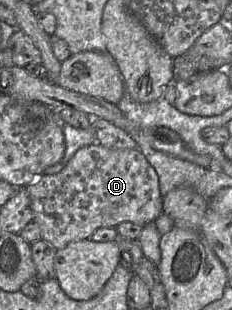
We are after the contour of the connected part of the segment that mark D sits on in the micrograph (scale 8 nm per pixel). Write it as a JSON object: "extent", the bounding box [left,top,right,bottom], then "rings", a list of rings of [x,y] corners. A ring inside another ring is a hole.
{"extent":[26,143,163,250],"rings":[[[97,143],[82,147],[60,172],[43,174],[26,188],[34,214],[33,221],[40,227],[41,239],[57,250],[71,242],[90,239],[99,228],[115,228],[123,222],[144,227],[163,213],[158,175],[138,148],[110,149]]]}

